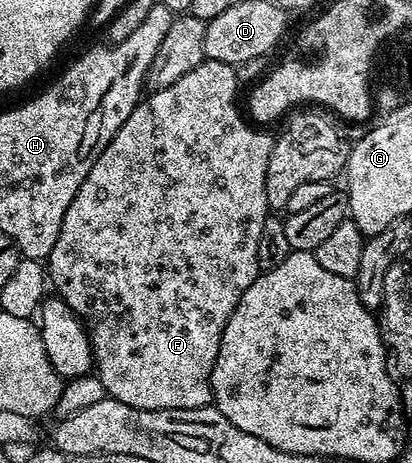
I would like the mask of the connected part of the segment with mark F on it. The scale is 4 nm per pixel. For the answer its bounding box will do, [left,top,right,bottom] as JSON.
[47,58,274,411]

